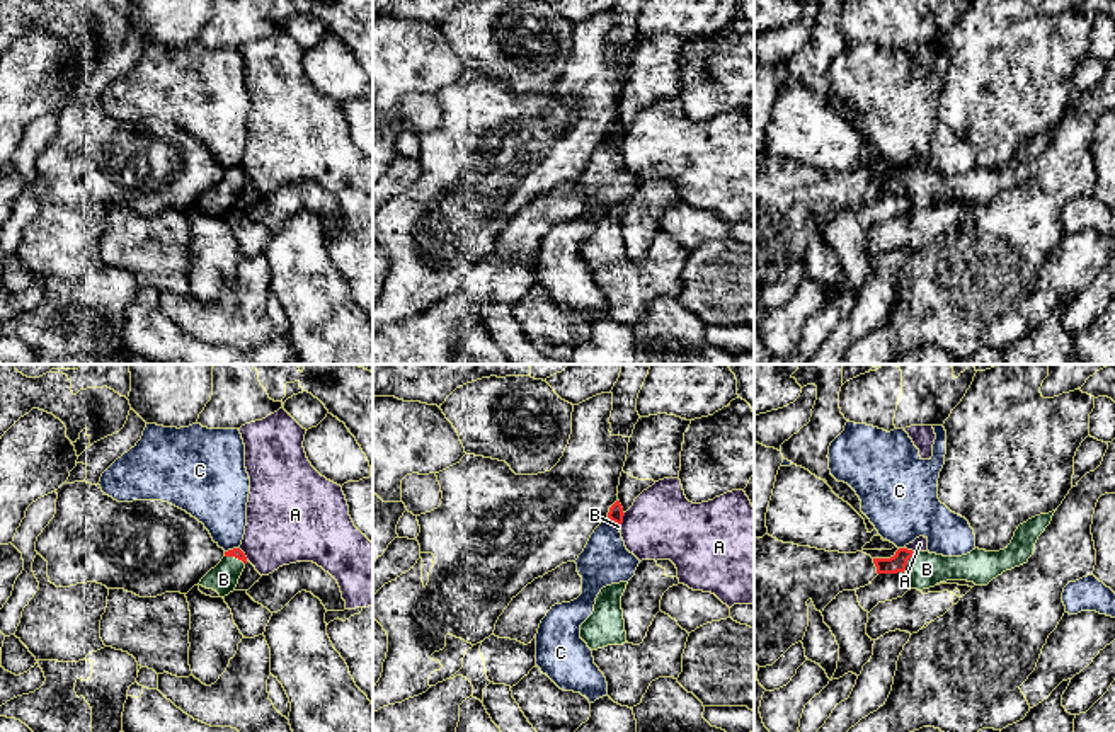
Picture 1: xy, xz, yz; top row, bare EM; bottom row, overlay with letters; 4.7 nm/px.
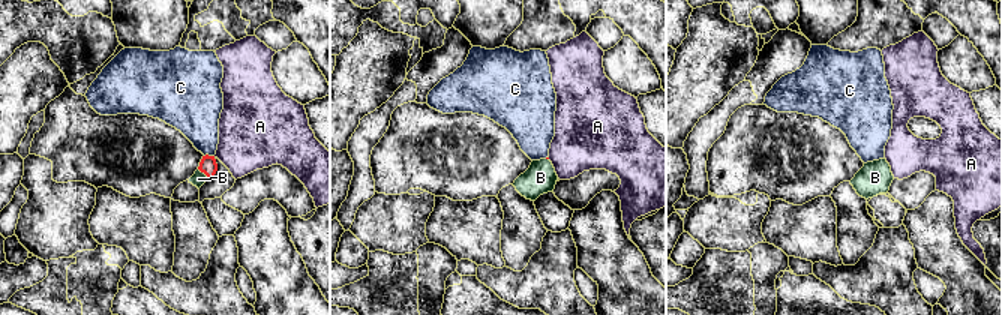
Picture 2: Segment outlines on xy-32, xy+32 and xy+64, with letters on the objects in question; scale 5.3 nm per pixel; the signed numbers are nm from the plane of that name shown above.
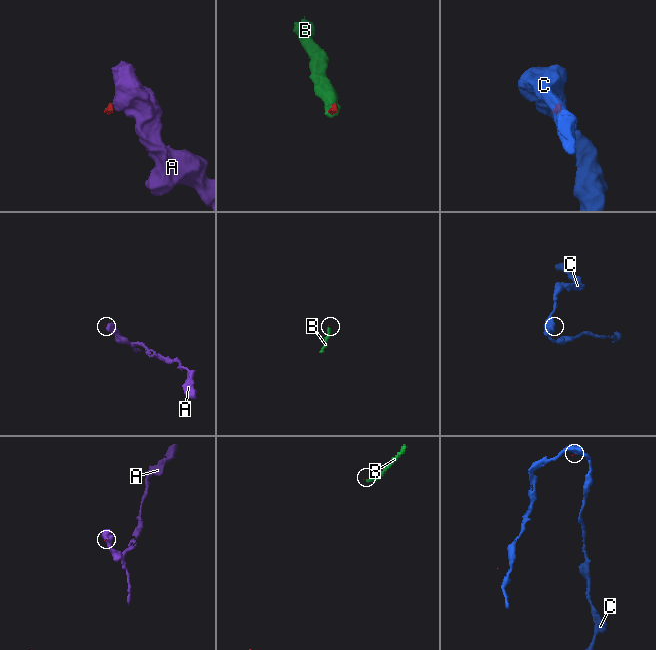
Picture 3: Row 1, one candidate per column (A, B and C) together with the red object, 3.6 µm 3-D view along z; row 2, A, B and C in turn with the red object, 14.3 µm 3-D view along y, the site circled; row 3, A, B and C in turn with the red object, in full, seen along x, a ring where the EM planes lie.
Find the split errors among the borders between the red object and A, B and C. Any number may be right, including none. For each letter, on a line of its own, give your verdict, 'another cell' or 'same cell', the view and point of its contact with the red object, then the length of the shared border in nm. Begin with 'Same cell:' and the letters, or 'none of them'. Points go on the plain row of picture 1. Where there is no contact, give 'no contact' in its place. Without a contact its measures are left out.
Same cell: B
A: another cell | xz (622, 138) | 70 nm
B: same cell | xy (235, 176) | 100 nm
C: another cell | xy (234, 167) | 80 nm

